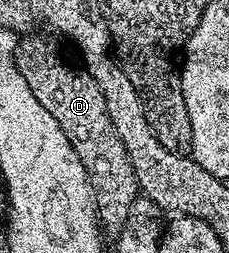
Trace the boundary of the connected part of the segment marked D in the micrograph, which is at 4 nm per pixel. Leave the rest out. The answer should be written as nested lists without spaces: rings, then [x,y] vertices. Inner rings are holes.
[[[26,37],[20,43],[16,55],[18,71],[24,81],[34,91],[36,101],[56,117],[60,129],[64,129],[64,137],[76,149],[76,157],[90,178],[90,188],[94,190],[94,205],[98,212],[98,222],[105,234],[117,237],[122,231],[124,221],[128,221],[128,213],[132,205],[140,198],[136,173],[132,169],[132,161],[128,157],[128,149],[124,149],[124,141],[116,137],[116,129],[111,123],[106,109],[106,97],[99,84],[72,71],[54,51],[44,51],[44,43],[38,37]]]

